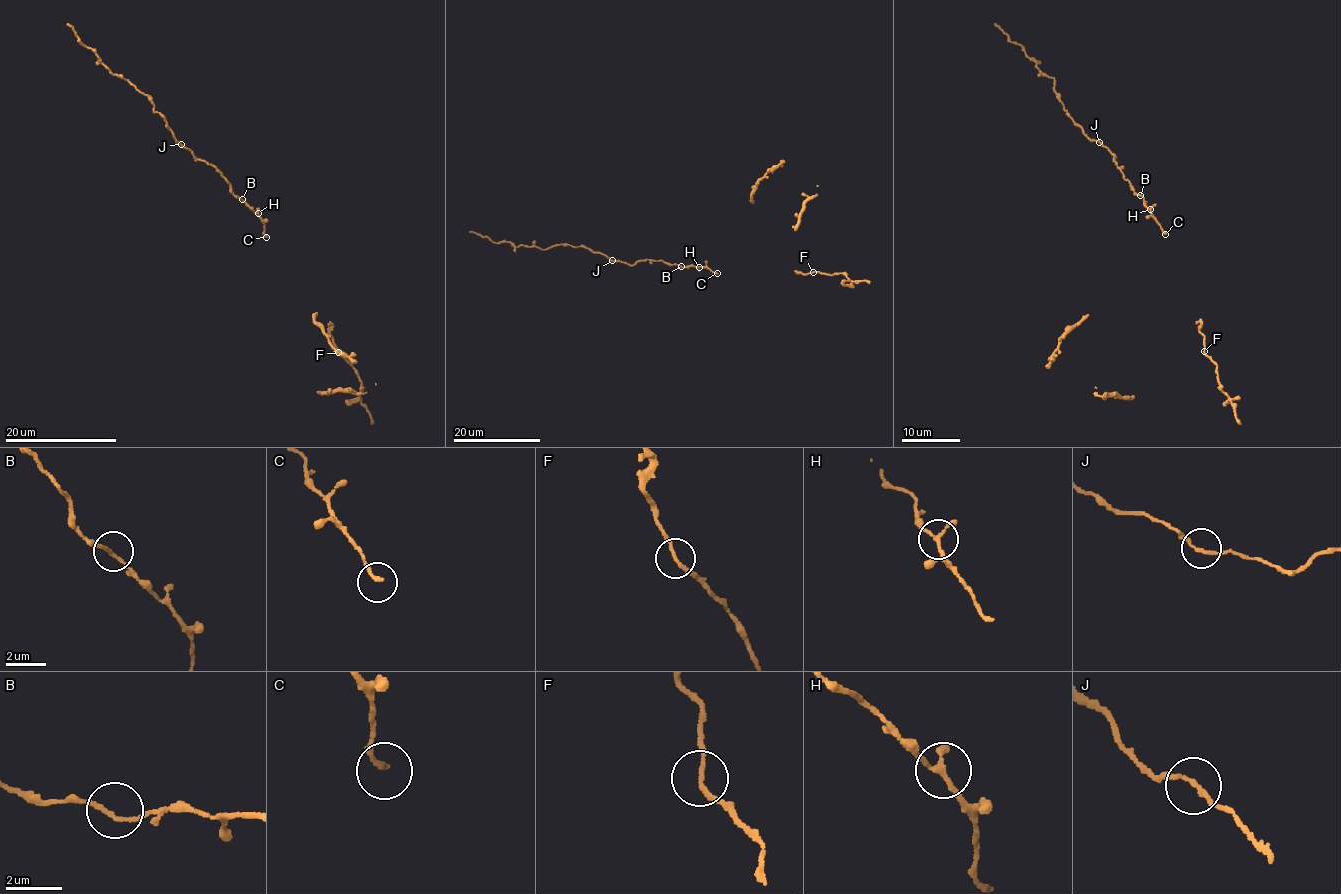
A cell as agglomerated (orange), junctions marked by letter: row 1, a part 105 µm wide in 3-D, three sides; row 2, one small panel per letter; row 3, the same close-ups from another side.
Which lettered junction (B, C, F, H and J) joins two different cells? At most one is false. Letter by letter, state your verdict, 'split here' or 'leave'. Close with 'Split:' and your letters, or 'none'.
B: leave
C: leave
F: leave
H: leave
J: leave
Split: none

